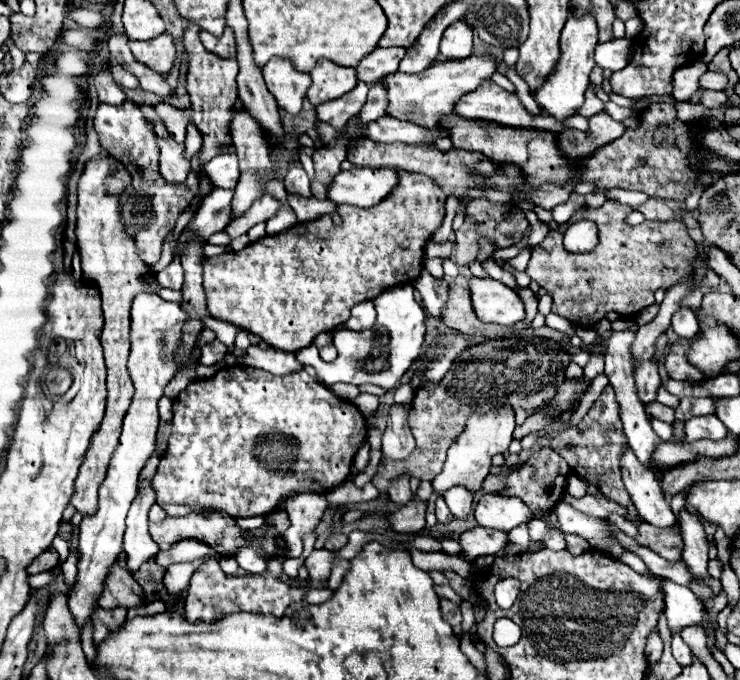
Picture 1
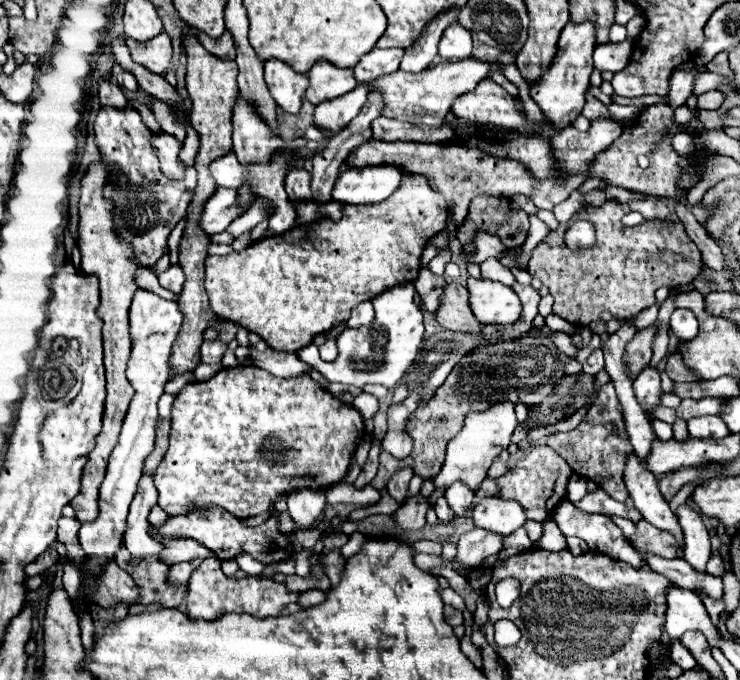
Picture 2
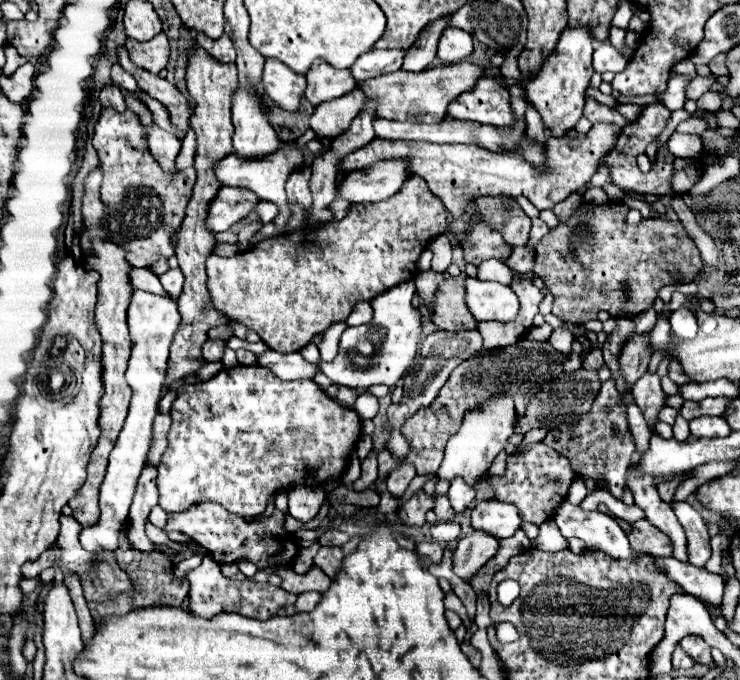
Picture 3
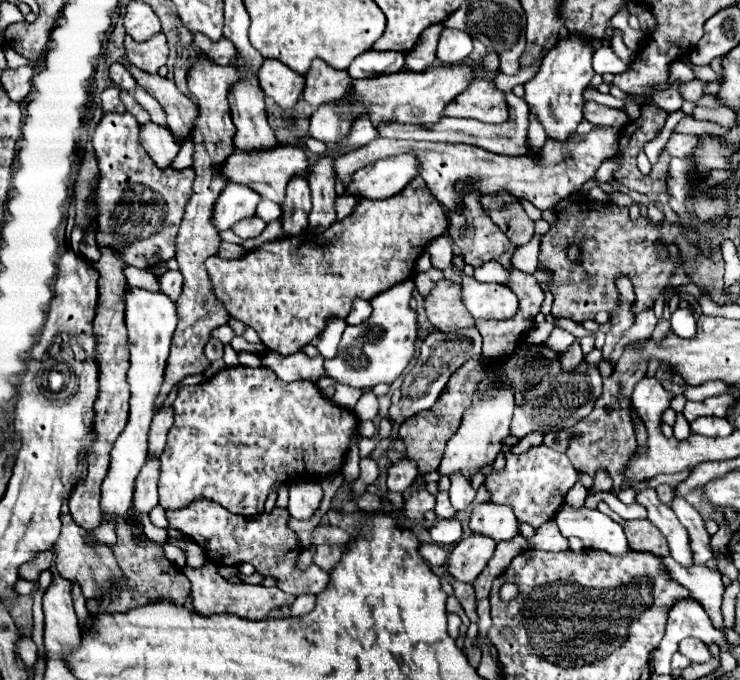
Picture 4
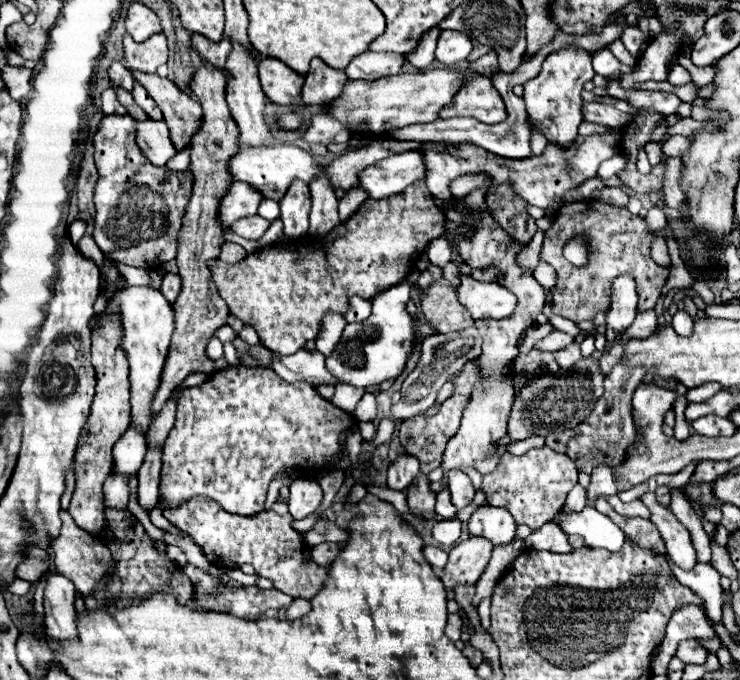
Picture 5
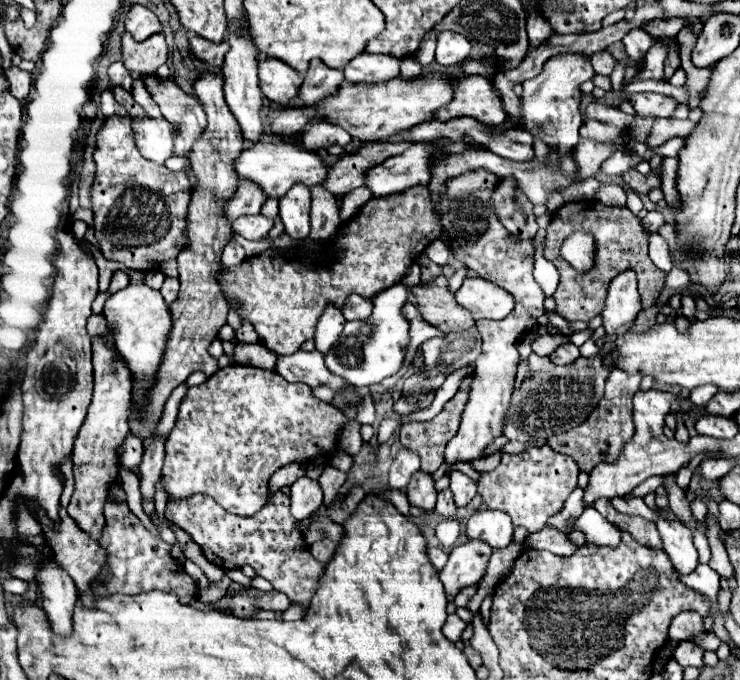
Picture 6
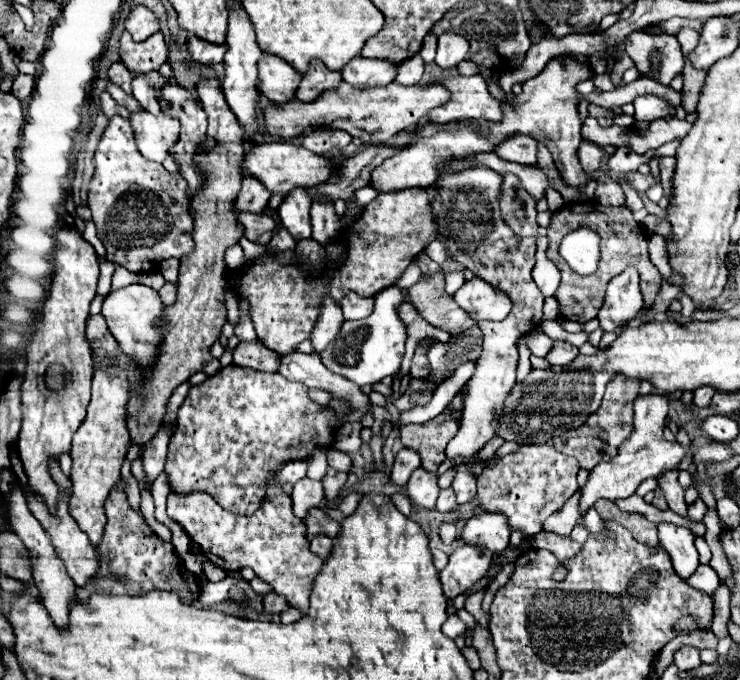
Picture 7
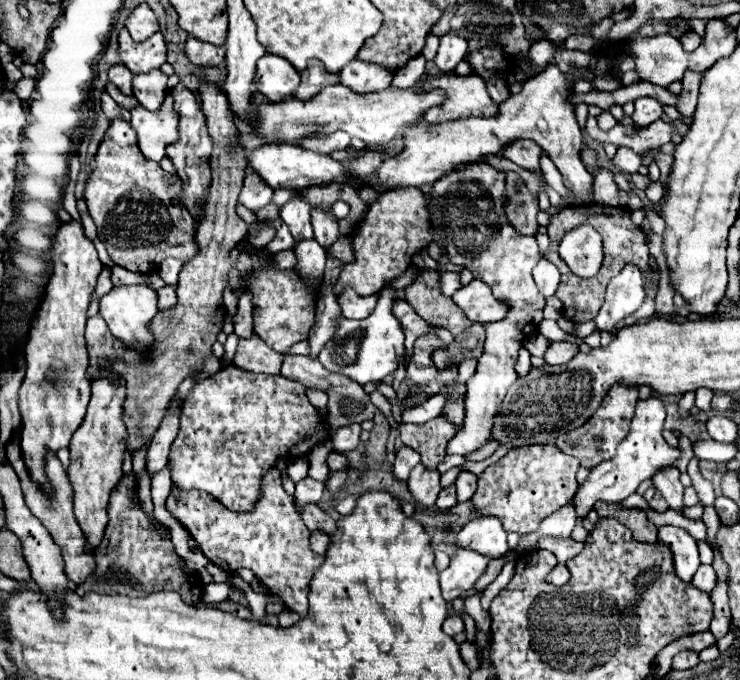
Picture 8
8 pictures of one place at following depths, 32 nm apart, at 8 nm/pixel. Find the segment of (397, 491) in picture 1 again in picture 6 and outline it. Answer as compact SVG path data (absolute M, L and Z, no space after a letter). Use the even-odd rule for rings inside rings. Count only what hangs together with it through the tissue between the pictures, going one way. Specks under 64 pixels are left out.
M402 448L398 452L398 456L394 458L392 468L390 468L388 484L396 490L404 490L408 486L408 480L412 478L412 474L418 470L420 470L420 458L412 450Z

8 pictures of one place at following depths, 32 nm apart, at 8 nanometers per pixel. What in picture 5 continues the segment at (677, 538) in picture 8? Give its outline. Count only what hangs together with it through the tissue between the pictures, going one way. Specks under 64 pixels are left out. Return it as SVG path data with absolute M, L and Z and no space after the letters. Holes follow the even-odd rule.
M648 492L640 498L652 512L652 522L664 536L668 558L682 570L692 570L696 566L696 550L690 540L690 532L674 518L674 514L656 502L656 494Z

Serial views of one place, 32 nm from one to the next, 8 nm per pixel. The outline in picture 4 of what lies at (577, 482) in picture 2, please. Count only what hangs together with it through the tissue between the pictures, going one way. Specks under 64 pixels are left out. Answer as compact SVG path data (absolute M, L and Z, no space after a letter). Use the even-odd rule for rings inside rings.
M576 482L576 484L572 486L572 490L568 492L568 496L566 496L566 504L572 506L572 508L582 508L586 496L588 496L588 490L586 490L580 482Z

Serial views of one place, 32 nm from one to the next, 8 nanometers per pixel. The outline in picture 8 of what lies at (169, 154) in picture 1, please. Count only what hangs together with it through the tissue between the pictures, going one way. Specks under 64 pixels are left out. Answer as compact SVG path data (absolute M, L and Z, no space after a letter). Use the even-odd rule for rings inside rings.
M166 96L164 102L162 102L162 106L156 112L150 112L142 104L138 104L138 106L134 106L130 110L130 114L132 114L130 124L132 124L132 128L138 134L138 146L140 146L140 150L150 160L160 162L166 156L166 146L178 138L178 114L174 112L174 98Z

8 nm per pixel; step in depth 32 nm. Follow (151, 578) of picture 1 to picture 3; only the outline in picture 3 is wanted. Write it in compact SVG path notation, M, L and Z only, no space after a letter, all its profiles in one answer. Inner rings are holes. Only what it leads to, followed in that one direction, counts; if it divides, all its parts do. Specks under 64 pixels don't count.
M124 522L122 532L120 532L120 544L114 550L116 560L120 568L128 574L132 586L134 586L134 600L138 606L154 606L154 604L168 604L168 606L182 606L184 598L188 596L188 580L186 578L176 578L174 576L174 564L164 556L162 550L152 550L152 552L138 552L130 548L128 542L128 522Z

